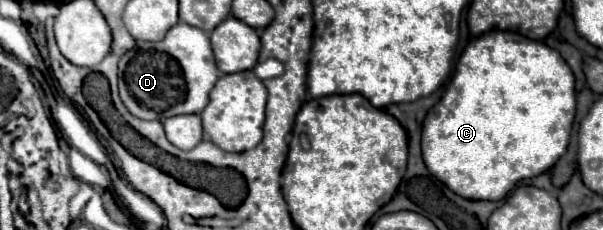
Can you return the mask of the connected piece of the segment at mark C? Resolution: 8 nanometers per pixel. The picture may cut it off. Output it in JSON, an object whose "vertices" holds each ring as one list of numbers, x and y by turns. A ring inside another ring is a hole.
{"vertices":[[490,30,488,34,474,37,467,45,464,54,460,56,454,76,448,84,446,94,428,110,424,124,422,124,422,156,424,164,430,170,432,176,436,176,442,184,446,184,454,194,468,198,468,200,502,200,520,180,534,178,538,174,548,172,558,158,566,152,568,142,570,142,570,130,576,114,576,90,574,90,574,74,570,66,564,62,564,58,550,46,542,44,540,41,524,38,520,34,504,32,504,30]]}

